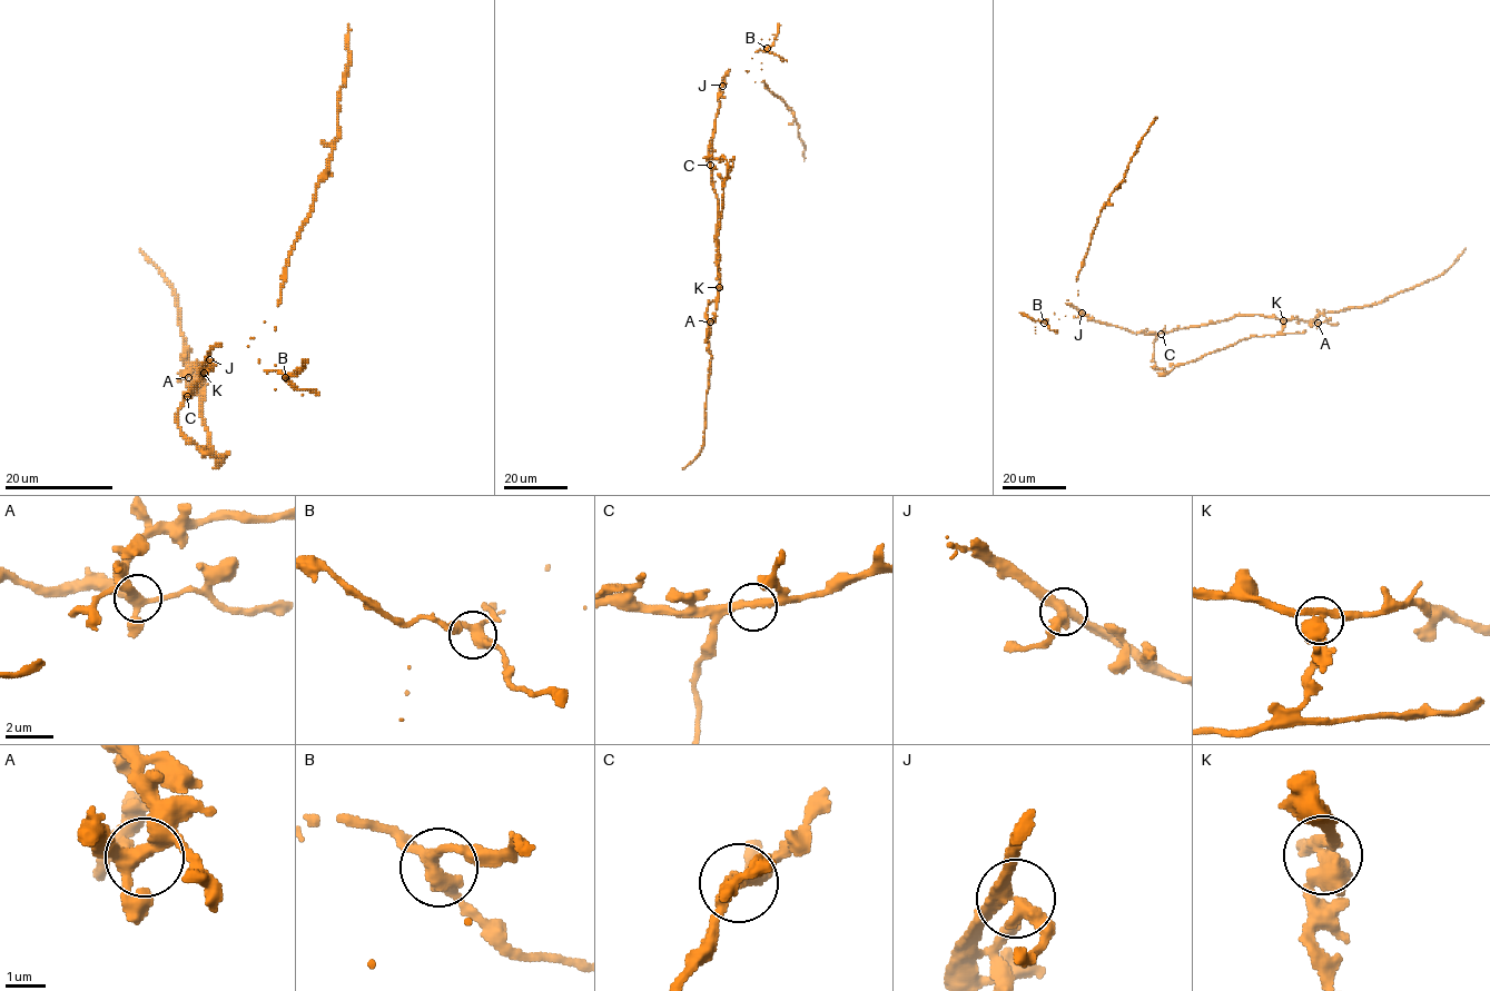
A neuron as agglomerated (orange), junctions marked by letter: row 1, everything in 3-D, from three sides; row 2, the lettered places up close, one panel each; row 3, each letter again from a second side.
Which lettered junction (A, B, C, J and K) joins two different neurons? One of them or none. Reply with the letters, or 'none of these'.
K

